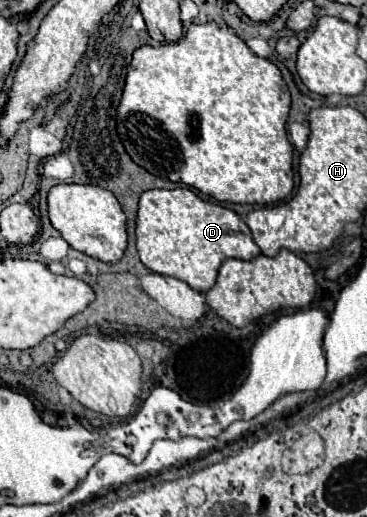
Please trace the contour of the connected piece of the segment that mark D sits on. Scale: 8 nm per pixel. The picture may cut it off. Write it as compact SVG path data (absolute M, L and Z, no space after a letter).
M188 188L146 190L140 196L136 248L148 270L178 278L196 292L208 292L214 286L218 268L224 260L252 260L260 254L250 228L232 210L206 202Z

